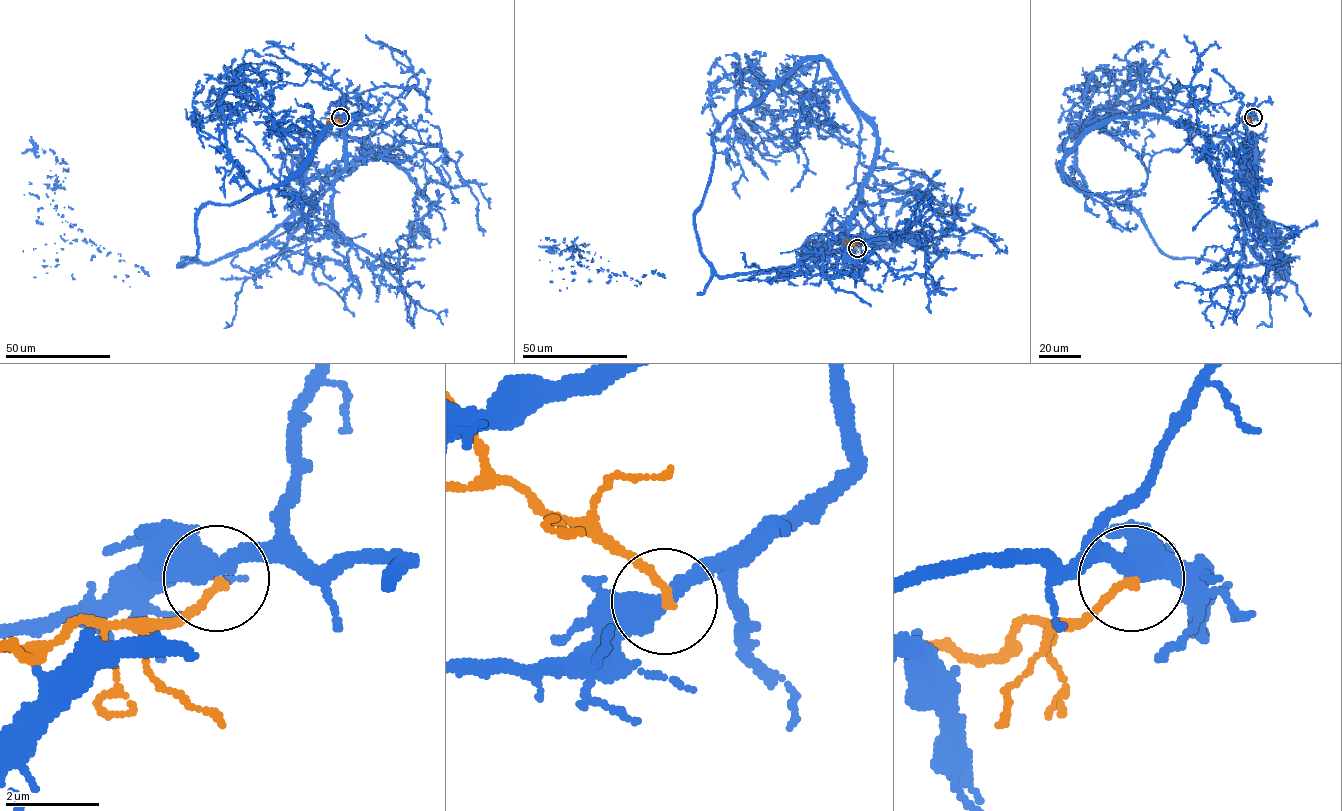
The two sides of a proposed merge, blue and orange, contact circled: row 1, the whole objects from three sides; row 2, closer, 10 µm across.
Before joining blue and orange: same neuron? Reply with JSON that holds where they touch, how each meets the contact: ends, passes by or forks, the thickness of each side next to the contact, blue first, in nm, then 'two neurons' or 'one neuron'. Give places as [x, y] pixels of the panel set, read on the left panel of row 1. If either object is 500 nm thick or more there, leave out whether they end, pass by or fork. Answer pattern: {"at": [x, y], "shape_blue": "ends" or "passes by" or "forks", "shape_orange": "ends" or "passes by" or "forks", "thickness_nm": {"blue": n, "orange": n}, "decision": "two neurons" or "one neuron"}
{"at": [340, 117], "shape_blue": "forks", "shape_orange": "ends", "thickness_nm": {"blue": 360, "orange": 180}, "decision": "two neurons"}

